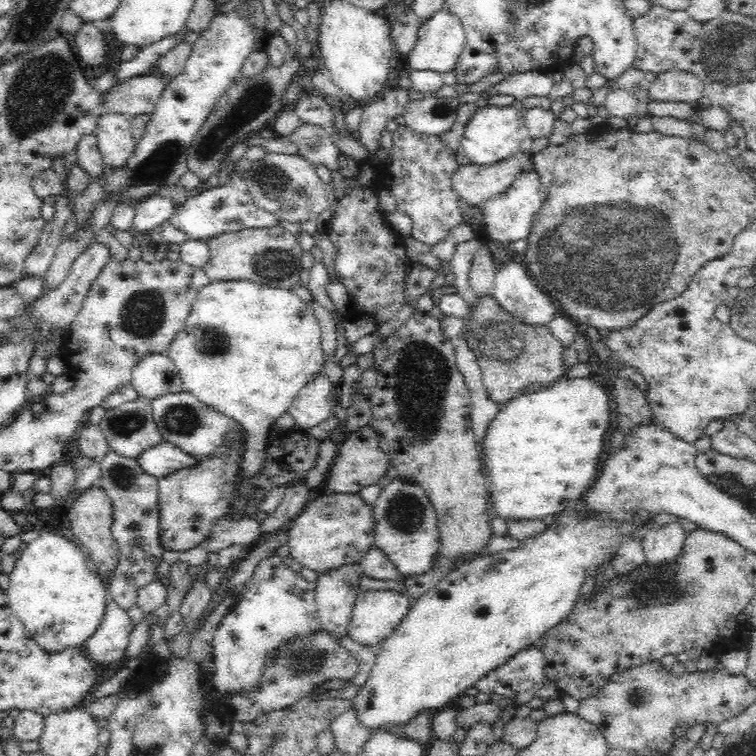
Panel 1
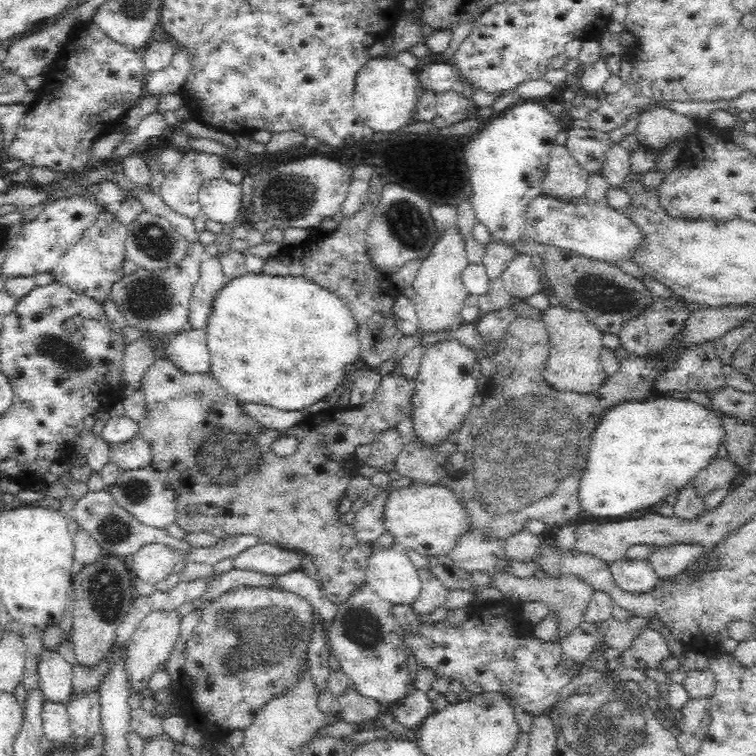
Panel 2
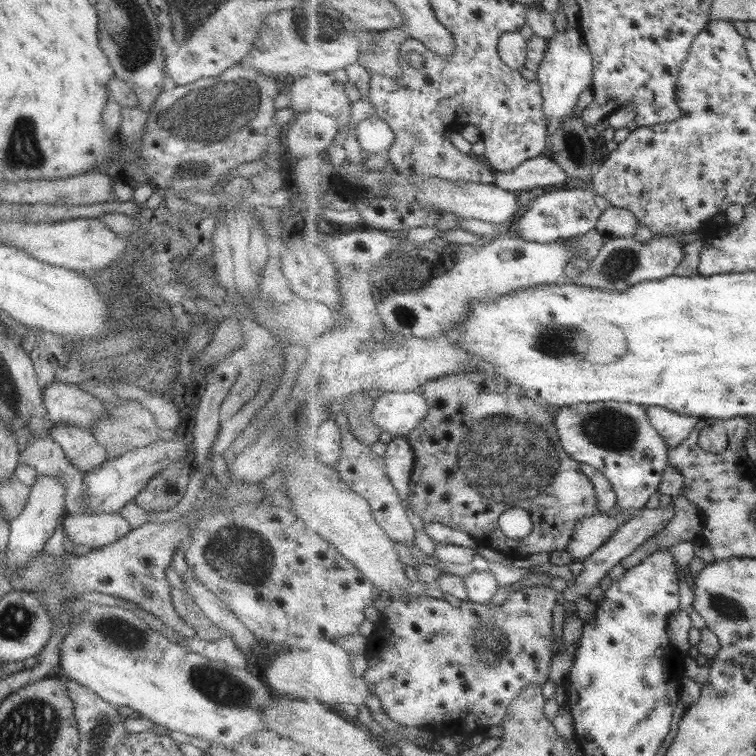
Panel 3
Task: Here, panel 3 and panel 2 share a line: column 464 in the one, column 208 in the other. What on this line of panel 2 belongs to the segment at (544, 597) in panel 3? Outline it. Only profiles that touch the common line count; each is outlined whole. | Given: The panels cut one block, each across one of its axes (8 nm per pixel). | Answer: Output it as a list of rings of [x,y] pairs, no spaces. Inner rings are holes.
[[[272,585],[234,587],[202,608],[198,626],[186,640],[176,697],[184,706],[190,724],[209,737],[232,730],[246,730],[265,702],[292,688],[299,675],[299,662],[306,657],[311,633],[310,600]]]

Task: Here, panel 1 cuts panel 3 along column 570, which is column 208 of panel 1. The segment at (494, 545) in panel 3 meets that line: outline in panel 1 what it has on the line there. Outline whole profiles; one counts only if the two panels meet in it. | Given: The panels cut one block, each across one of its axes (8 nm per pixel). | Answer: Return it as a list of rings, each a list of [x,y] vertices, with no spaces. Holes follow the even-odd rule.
[[[274,424],[268,430],[268,442],[263,453],[266,460],[262,470],[256,476],[245,476],[241,465],[245,460],[249,438],[244,429],[228,430],[224,434],[226,452],[222,455],[198,458],[194,466],[158,479],[160,537],[164,550],[186,552],[210,543],[214,524],[226,516],[247,516],[246,504],[250,500],[258,500],[263,506],[266,494],[274,488],[306,482],[308,472],[316,466],[320,456],[321,442],[308,436],[306,430],[295,426],[281,430]]]

